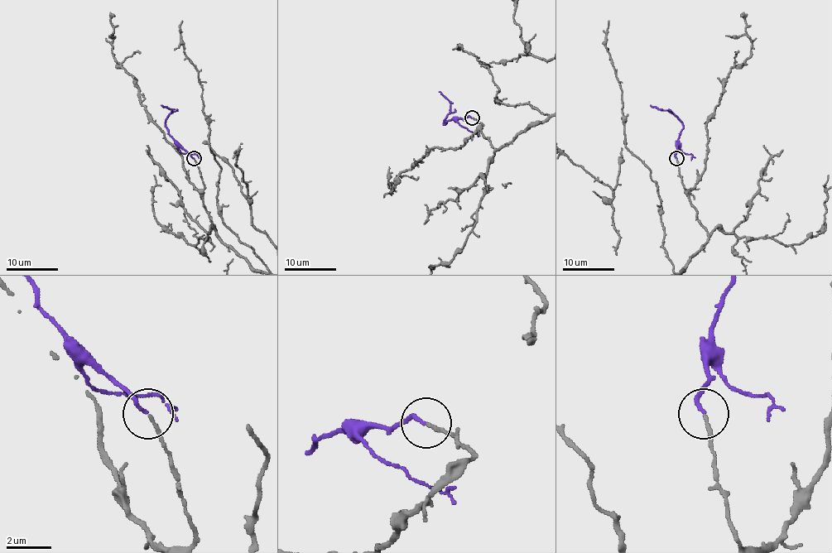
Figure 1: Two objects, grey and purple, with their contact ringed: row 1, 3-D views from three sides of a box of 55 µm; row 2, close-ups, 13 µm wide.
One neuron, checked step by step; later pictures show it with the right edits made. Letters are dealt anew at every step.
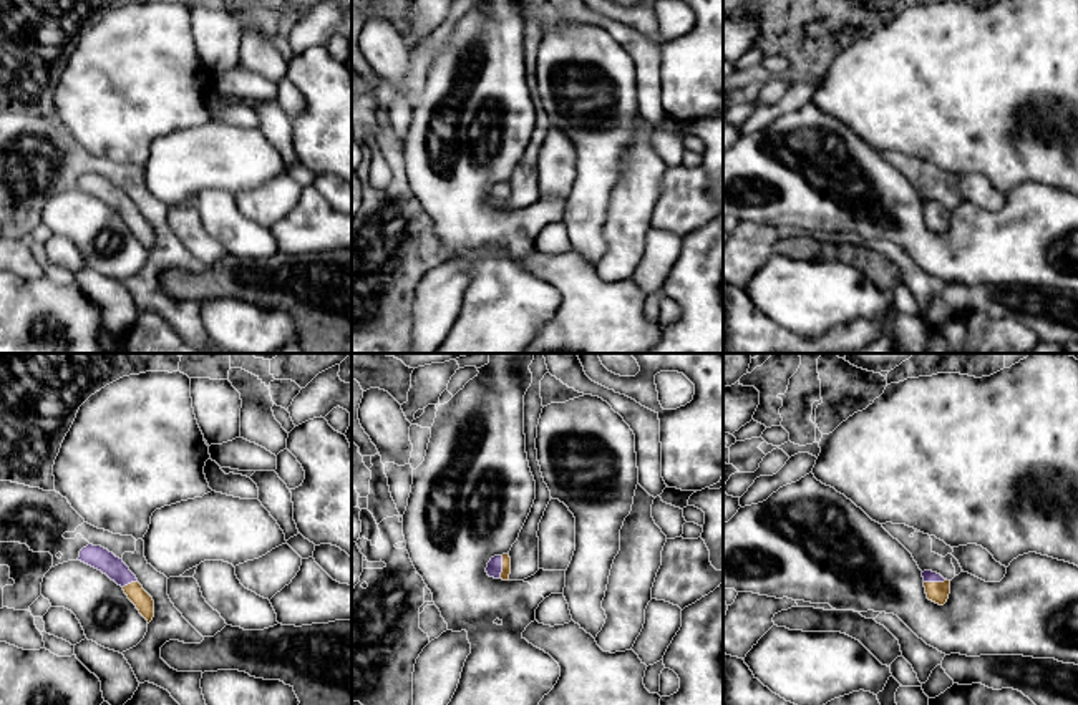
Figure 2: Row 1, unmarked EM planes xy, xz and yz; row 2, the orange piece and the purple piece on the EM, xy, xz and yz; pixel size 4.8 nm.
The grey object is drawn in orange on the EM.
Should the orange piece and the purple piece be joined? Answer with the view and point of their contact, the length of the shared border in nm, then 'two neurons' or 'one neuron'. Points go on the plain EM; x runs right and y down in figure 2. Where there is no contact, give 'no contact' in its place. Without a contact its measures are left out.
contact xz (503, 196); length 110 nm; one neuron

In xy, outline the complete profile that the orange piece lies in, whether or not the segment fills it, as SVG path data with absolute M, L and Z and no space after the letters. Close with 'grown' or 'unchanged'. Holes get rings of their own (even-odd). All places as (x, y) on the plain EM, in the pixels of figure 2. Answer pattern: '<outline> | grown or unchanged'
M88 173L80 179L78 189L101 199L111 209L123 216L128 227L136 234L139 242L148 249L148 252L154 246L154 229L138 211L136 204L129 199L129 196L123 191L123 187L116 186L113 181L101 174Z | grown

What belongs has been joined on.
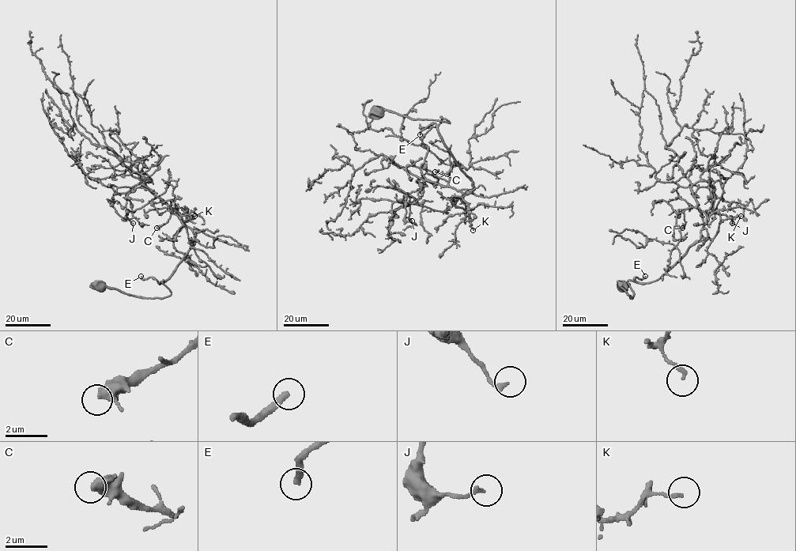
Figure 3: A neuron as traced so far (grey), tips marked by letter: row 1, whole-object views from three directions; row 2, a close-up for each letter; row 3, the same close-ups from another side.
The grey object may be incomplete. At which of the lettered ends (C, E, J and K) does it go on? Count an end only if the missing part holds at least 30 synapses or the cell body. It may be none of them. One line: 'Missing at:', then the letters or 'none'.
Missing at: E

